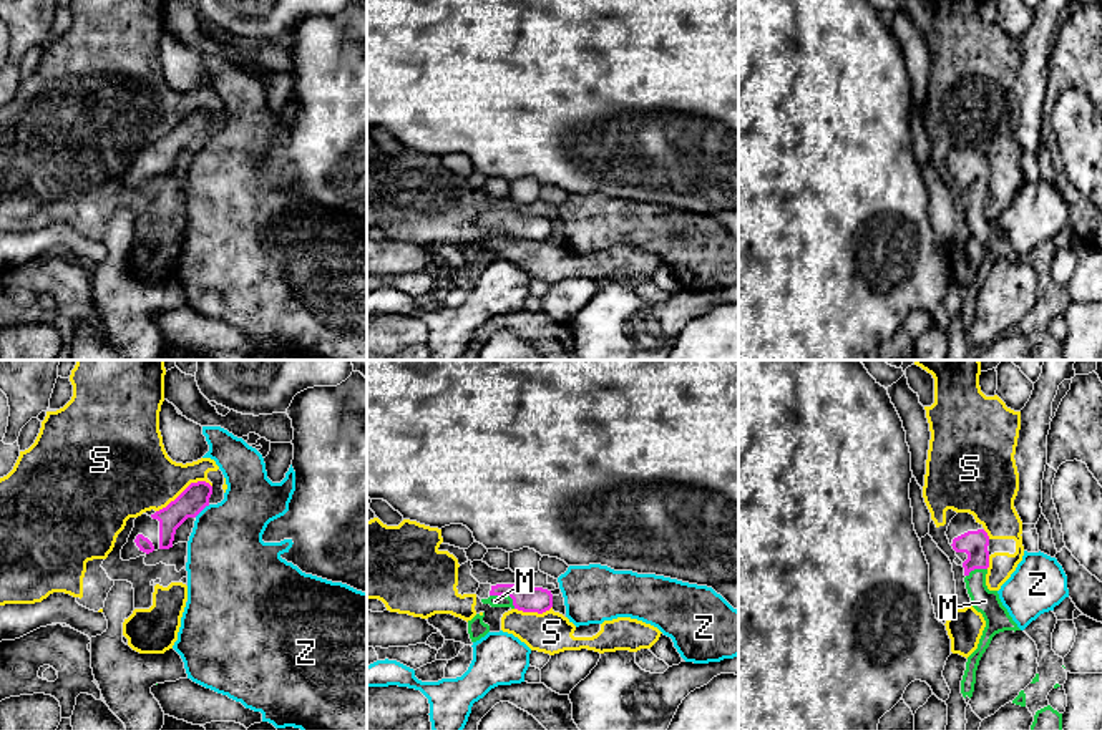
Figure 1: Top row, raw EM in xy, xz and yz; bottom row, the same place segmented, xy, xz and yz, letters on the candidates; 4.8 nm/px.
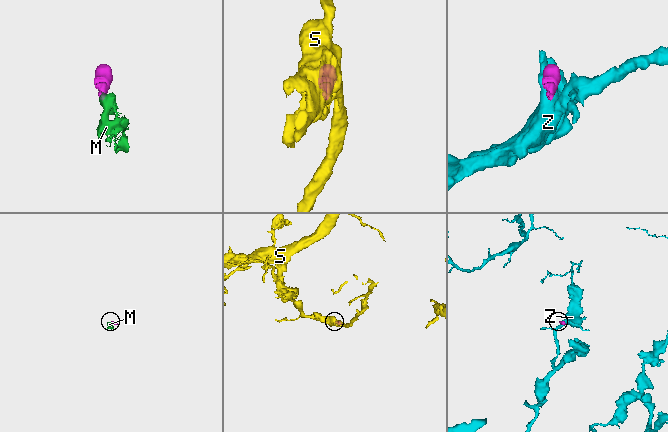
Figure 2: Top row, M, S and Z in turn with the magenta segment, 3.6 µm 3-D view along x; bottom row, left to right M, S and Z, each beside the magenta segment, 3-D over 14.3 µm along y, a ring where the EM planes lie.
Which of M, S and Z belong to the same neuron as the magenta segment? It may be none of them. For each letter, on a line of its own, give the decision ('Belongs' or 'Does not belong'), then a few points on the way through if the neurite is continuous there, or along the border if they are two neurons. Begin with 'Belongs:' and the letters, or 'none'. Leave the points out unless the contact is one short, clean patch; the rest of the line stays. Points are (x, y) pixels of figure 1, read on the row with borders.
Belongs: M
M: Belongs. Path across: xz (528, 599), (505, 594), (495, 601)
S: Does not belong
Z: Does not belong. Boundary: xy (209, 505), (195, 516)

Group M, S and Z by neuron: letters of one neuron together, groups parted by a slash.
M / S / Z

